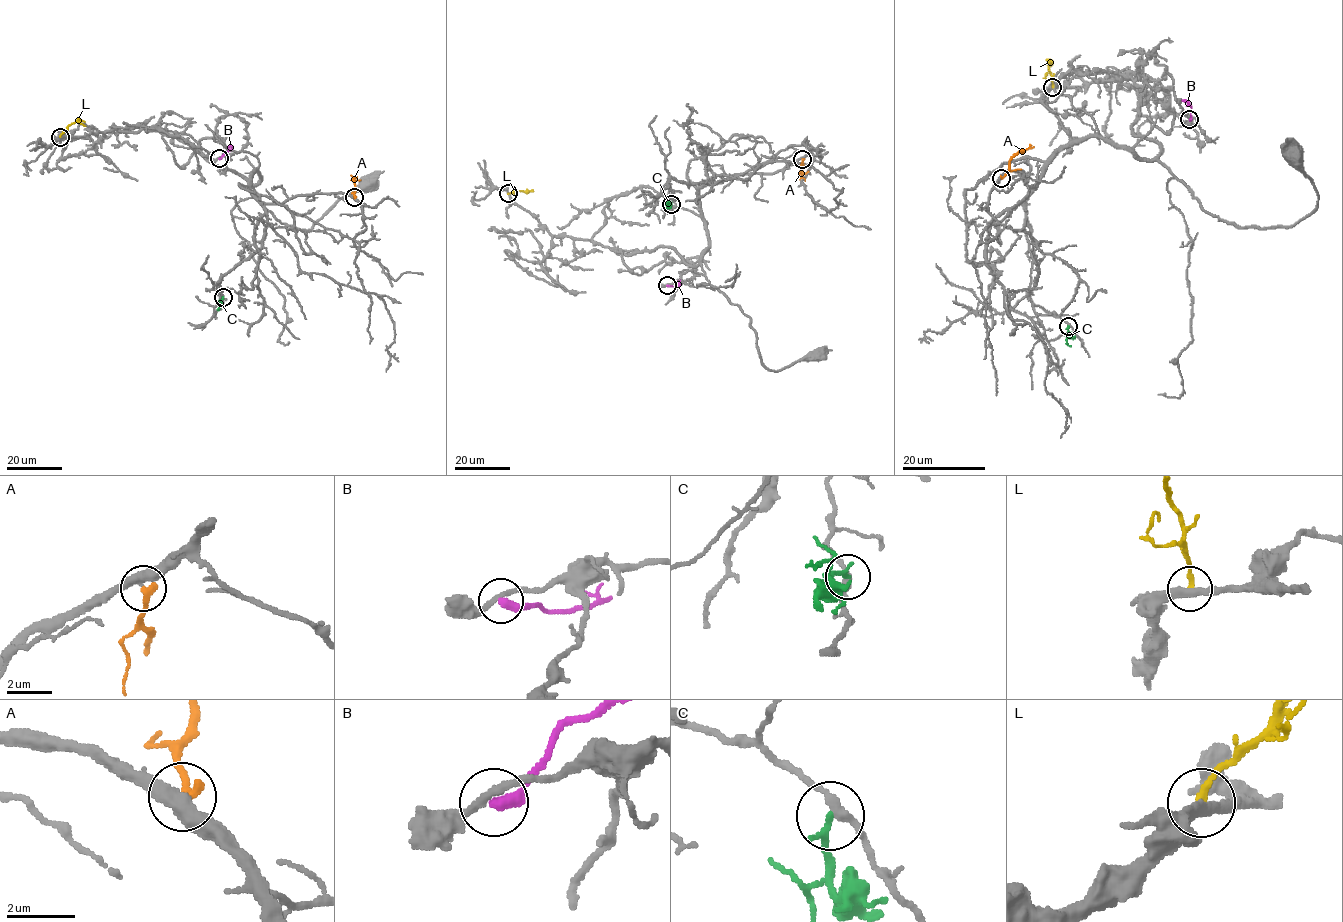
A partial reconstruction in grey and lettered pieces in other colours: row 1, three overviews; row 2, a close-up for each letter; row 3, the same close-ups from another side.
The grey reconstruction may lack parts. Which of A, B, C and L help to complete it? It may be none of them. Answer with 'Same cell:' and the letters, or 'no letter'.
Same cell: A

